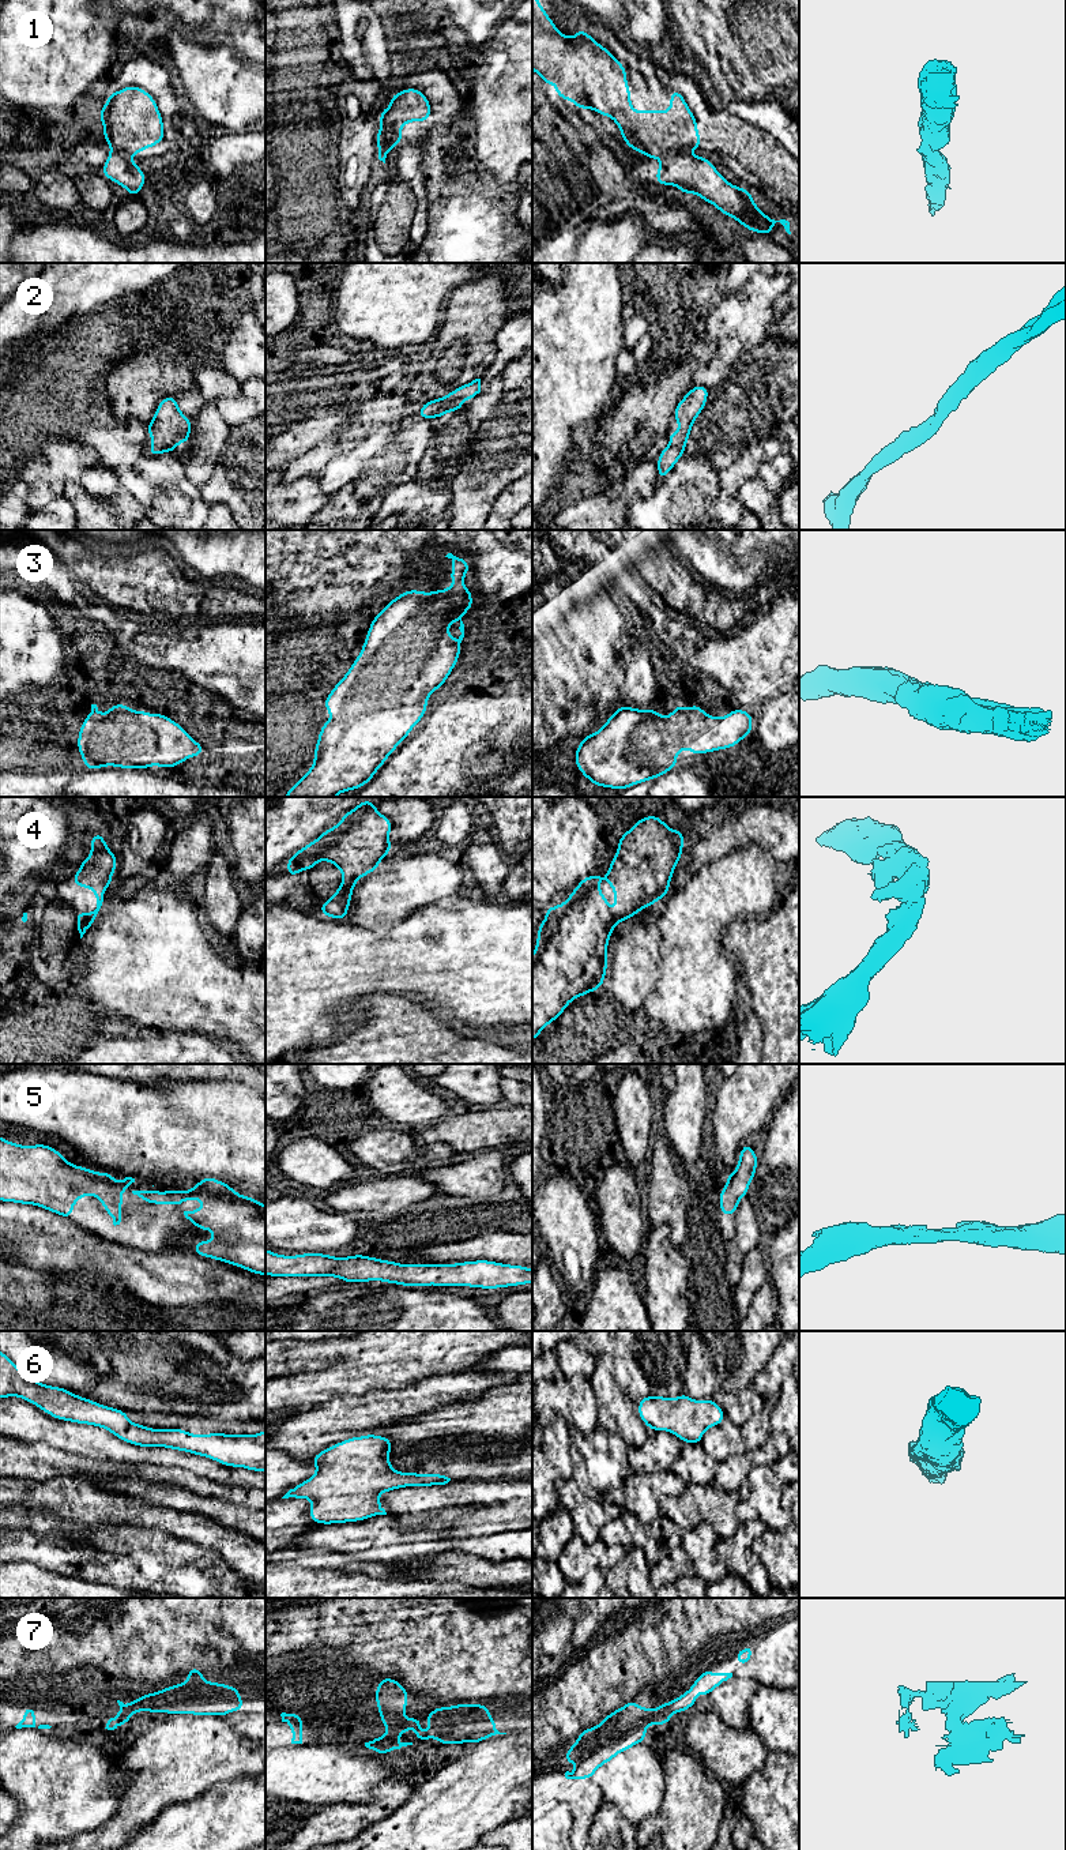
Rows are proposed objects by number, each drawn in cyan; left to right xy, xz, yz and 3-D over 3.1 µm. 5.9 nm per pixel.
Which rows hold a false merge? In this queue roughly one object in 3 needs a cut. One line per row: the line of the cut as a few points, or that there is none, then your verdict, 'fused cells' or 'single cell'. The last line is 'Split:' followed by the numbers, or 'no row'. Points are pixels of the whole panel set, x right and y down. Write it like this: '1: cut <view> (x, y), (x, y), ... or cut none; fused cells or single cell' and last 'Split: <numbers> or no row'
1: cut yz (686, 151), (673, 151), (662, 157); fused cells
2: cut none; single cell
3: cut none; single cell
4: cut none; single cell
5: cut none; single cell
6: cut none; single cell
7: cut xz (403, 1719), (387, 1733); fused cells
Split: 1, 7

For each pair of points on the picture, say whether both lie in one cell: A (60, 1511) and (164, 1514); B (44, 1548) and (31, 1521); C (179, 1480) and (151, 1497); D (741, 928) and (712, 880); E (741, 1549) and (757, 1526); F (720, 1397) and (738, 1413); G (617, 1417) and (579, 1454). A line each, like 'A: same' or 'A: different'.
A: same
B: same
C: different
D: different
E: same
F: same
G: different

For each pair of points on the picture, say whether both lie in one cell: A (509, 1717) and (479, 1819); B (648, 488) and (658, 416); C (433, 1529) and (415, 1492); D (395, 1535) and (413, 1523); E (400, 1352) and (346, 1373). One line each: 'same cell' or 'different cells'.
A: same cell
B: different cells
C: different cells
D: different cells
E: same cell

